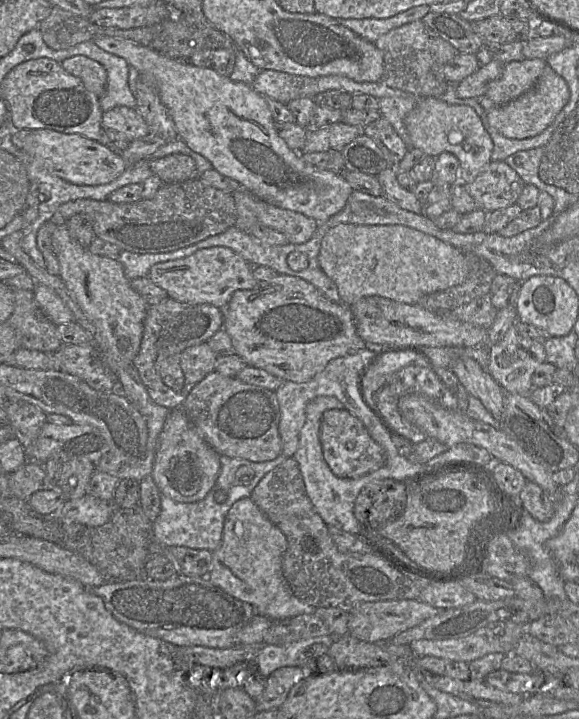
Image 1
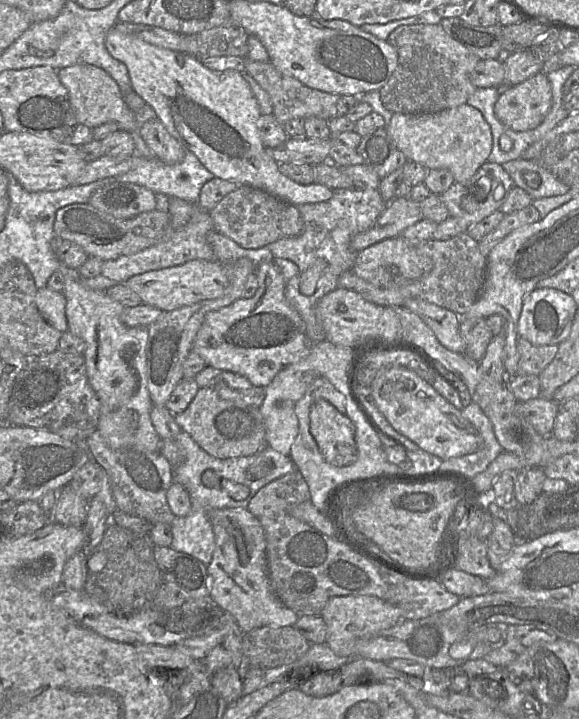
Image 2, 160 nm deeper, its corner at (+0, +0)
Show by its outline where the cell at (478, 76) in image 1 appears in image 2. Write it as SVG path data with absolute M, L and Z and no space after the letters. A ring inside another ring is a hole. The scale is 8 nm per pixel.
M530 51L512 52L503 63L505 79L502 86L515 86L543 71L544 63Z

